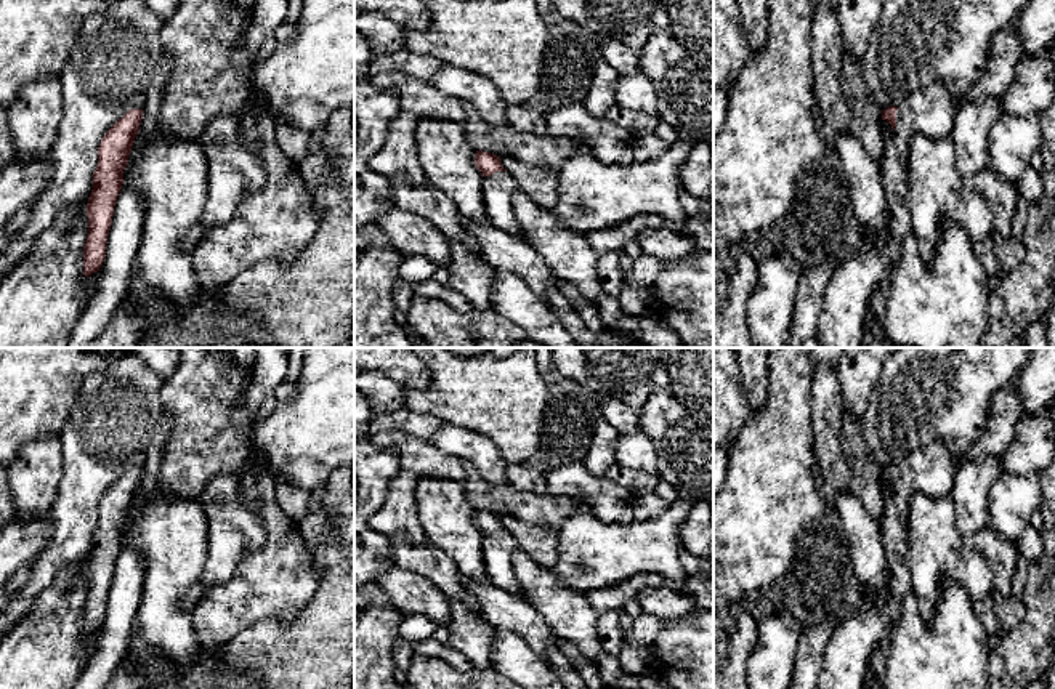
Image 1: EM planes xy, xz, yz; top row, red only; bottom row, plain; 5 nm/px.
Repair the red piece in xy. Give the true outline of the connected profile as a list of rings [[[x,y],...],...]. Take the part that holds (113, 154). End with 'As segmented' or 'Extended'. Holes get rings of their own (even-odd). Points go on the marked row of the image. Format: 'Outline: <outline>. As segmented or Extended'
Outline: [[[130,109],[103,136],[93,189],[87,203],[88,236],[83,247],[83,276],[98,272],[106,258],[114,207],[123,184],[123,170],[143,120],[143,109]]]. As segmented

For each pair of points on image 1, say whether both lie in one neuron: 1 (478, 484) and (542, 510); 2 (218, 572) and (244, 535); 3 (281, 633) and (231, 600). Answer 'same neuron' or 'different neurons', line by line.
1: same neuron
2: same neuron
3: different neurons

